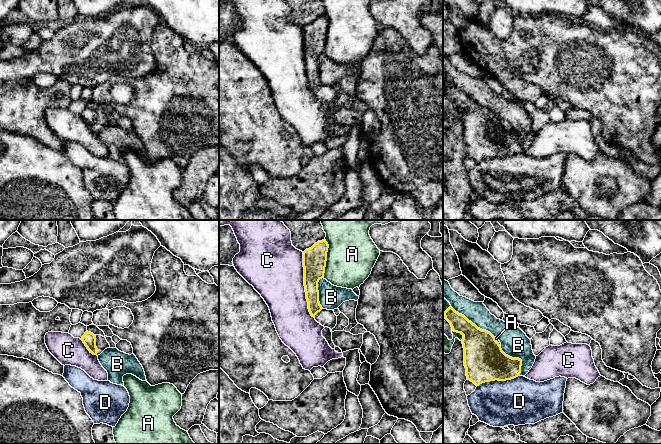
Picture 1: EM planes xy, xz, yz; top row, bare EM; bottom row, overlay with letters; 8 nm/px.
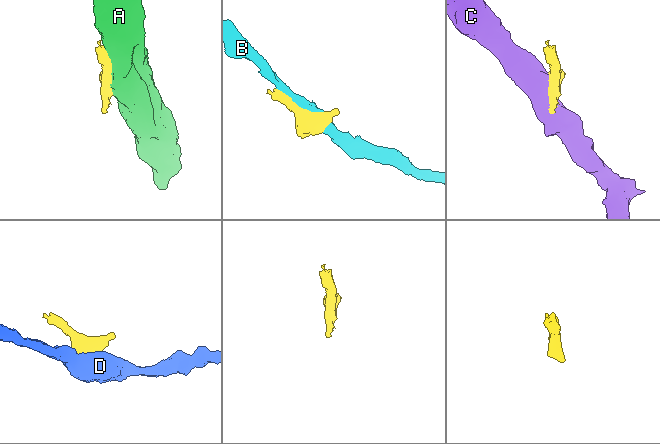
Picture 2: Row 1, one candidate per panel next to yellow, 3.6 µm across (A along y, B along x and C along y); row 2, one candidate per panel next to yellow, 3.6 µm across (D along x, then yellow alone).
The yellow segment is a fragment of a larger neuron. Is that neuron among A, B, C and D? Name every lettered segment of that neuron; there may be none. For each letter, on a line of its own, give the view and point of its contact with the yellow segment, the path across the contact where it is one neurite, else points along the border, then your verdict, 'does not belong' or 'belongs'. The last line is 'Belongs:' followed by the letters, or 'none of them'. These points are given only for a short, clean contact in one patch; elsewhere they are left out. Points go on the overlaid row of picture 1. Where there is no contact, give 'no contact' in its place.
A: contact xz (326, 258); does not belong
B: contact yz (471, 322); does not belong
C: contact xz (304, 285); does not belong
D: contact yz (498, 380); border yz (519, 375), (505, 380), (485, 381), (477, 386); does not belong
Belongs: none of them

